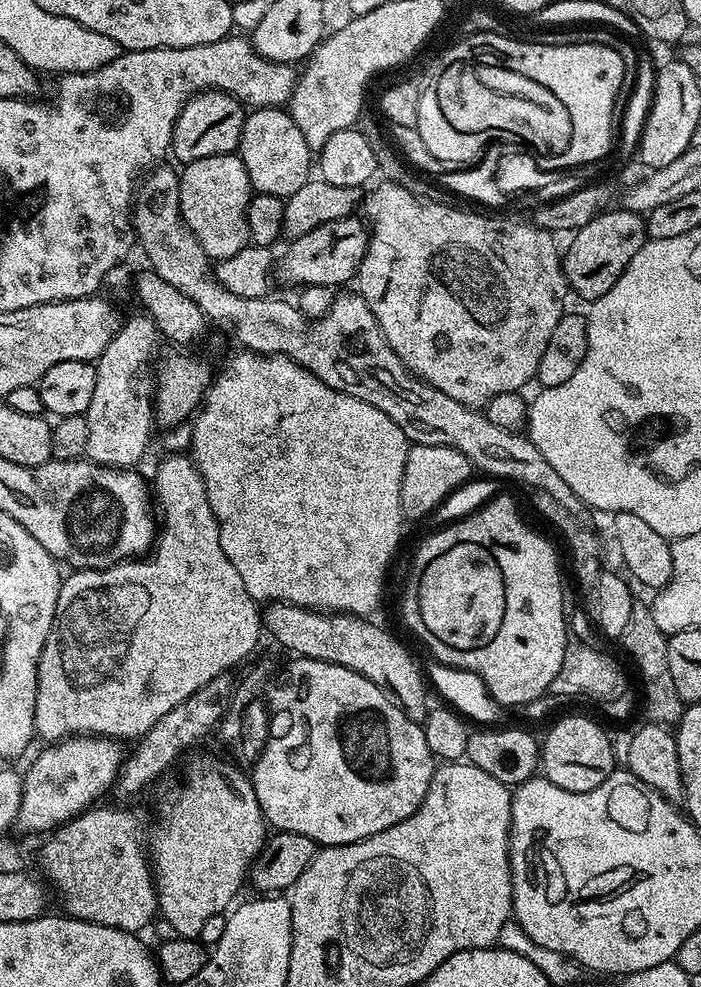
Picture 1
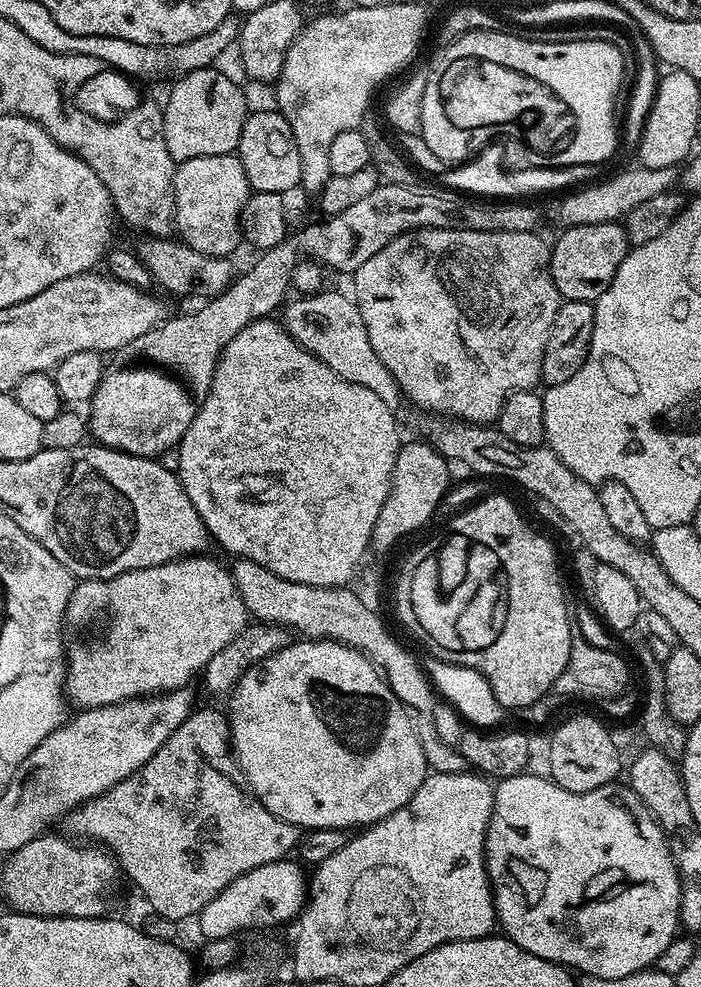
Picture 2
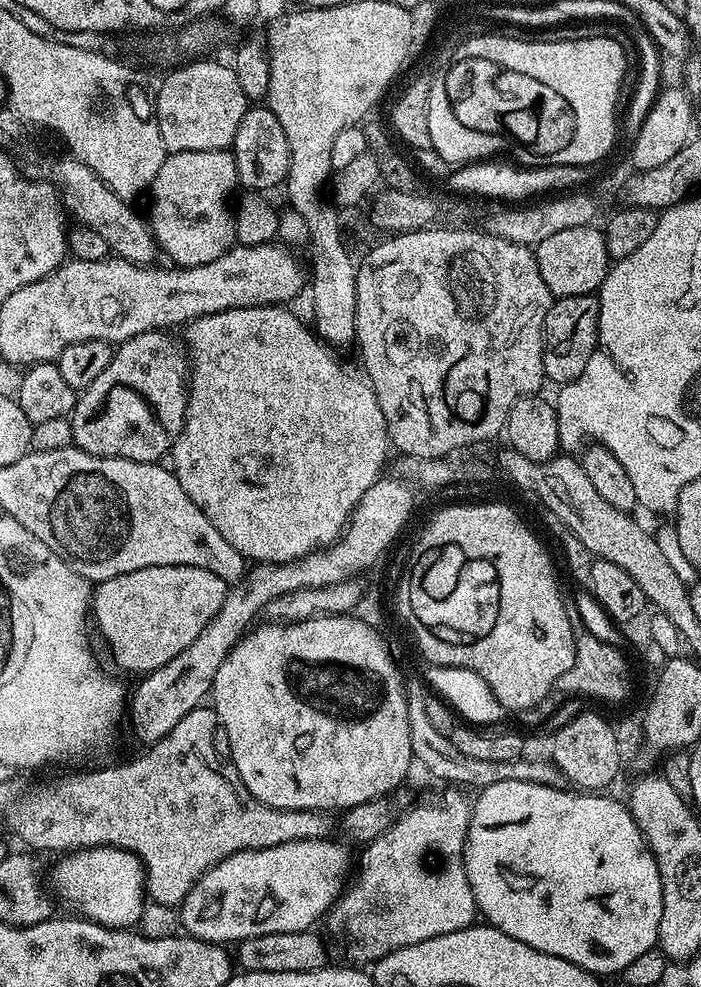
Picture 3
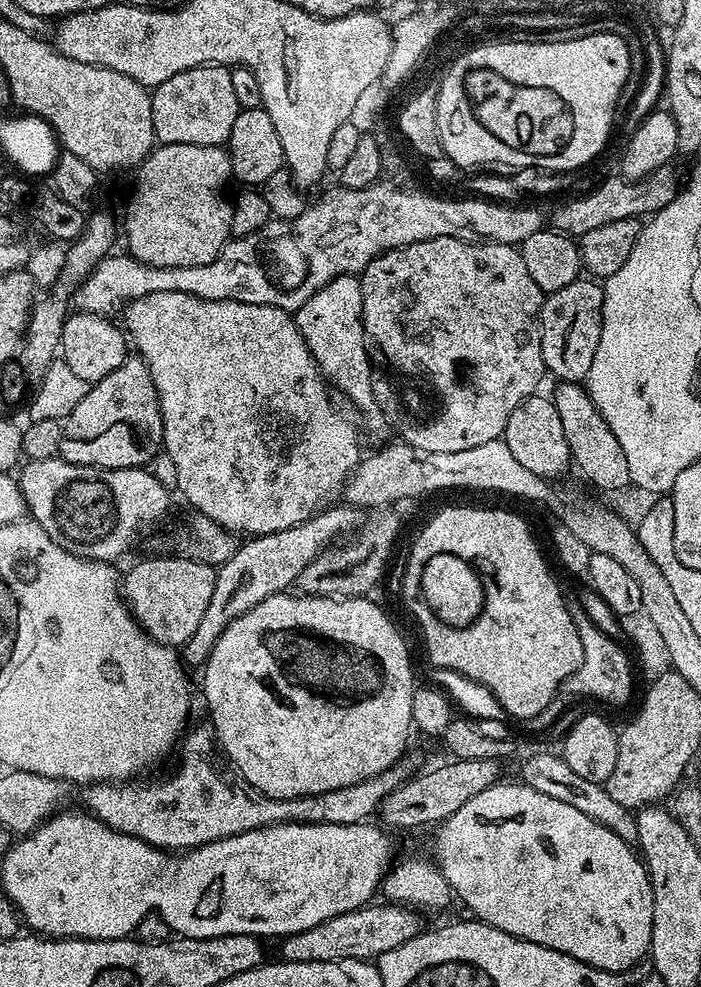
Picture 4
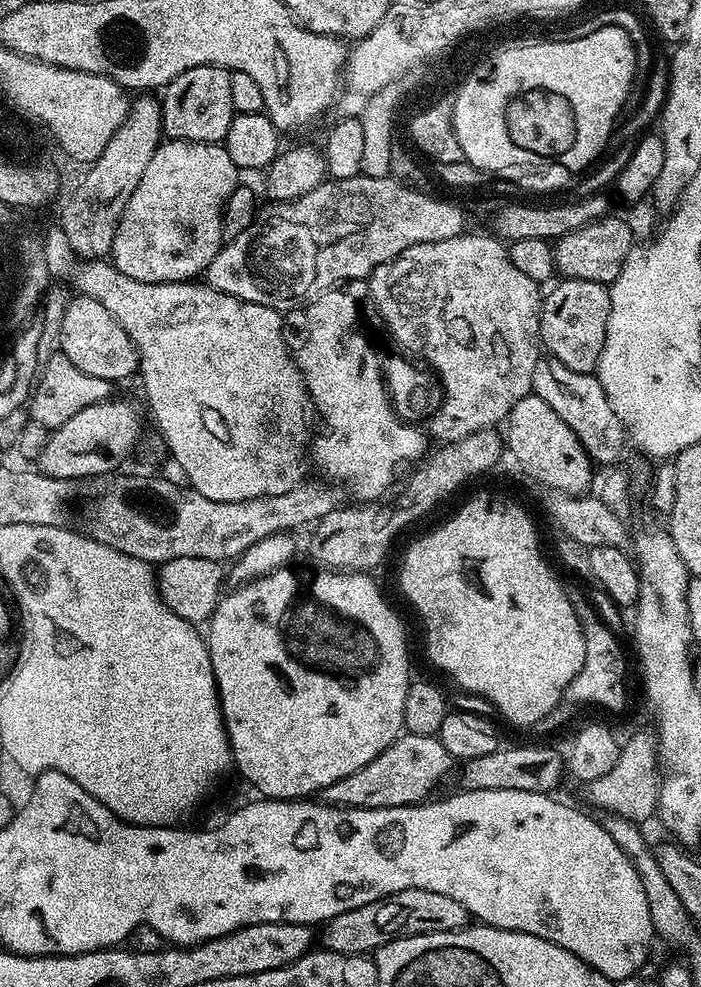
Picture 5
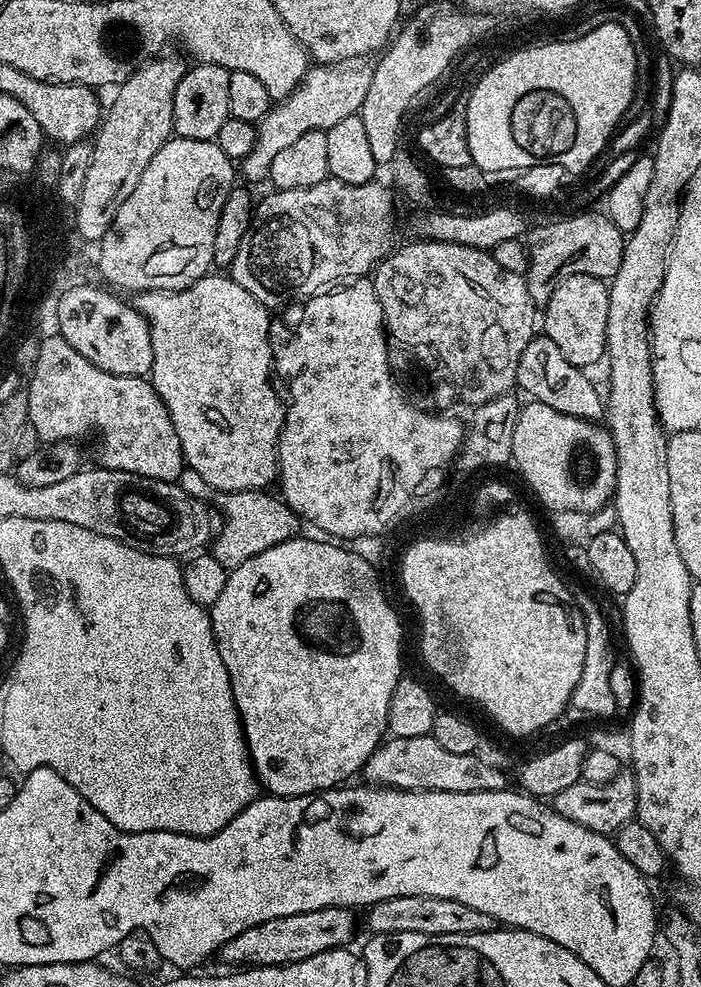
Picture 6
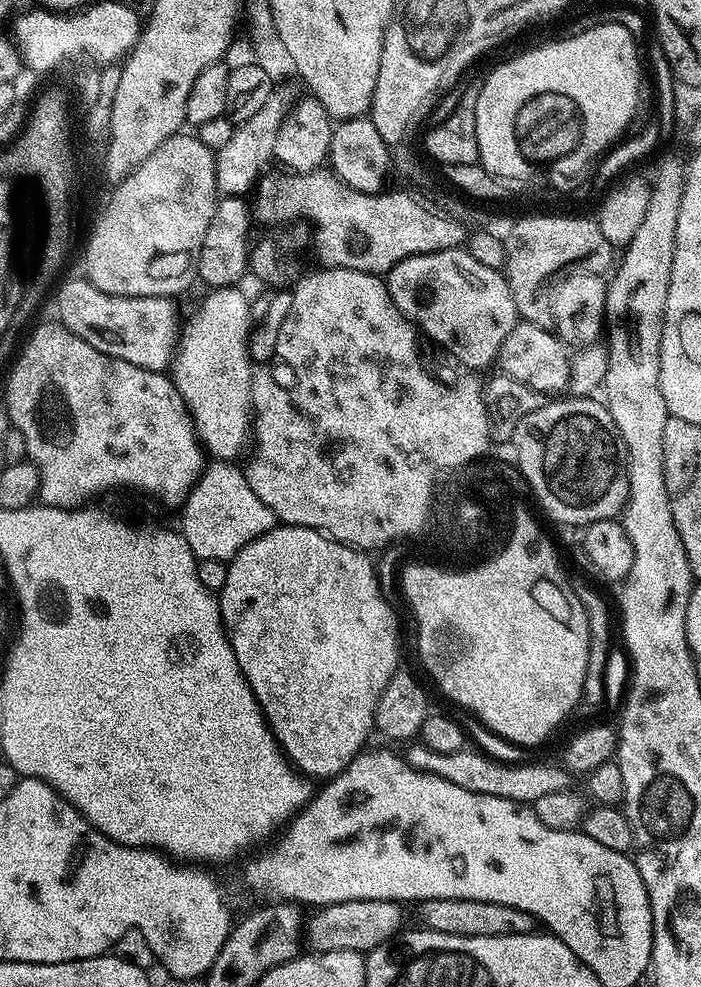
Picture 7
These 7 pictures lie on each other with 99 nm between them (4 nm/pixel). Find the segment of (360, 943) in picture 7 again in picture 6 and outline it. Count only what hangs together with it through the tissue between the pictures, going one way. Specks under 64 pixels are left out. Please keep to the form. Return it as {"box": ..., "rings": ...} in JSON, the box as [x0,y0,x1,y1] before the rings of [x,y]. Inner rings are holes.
{"box":[218,908,357,968],"rings":[[[323,908],[306,910],[282,918],[270,918],[270,922],[250,926],[242,930],[242,934],[230,938],[230,942],[222,945],[218,956],[219,959],[232,964],[228,966],[248,968],[302,962],[306,958],[314,958],[314,954],[351,945],[352,935],[356,932],[356,916],[357,913],[351,908]]]}

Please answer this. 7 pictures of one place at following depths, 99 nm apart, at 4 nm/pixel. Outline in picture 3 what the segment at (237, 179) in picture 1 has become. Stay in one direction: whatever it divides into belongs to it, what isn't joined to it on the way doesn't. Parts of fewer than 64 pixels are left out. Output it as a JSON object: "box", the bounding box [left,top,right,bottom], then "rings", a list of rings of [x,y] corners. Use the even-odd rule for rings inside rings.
{"box":[150,150,236,268],"rings":[[[190,150],[165,155],[162,170],[158,170],[158,178],[154,178],[150,189],[150,227],[159,251],[181,268],[202,266],[222,258],[236,239],[236,188],[236,159],[231,151]]]}

